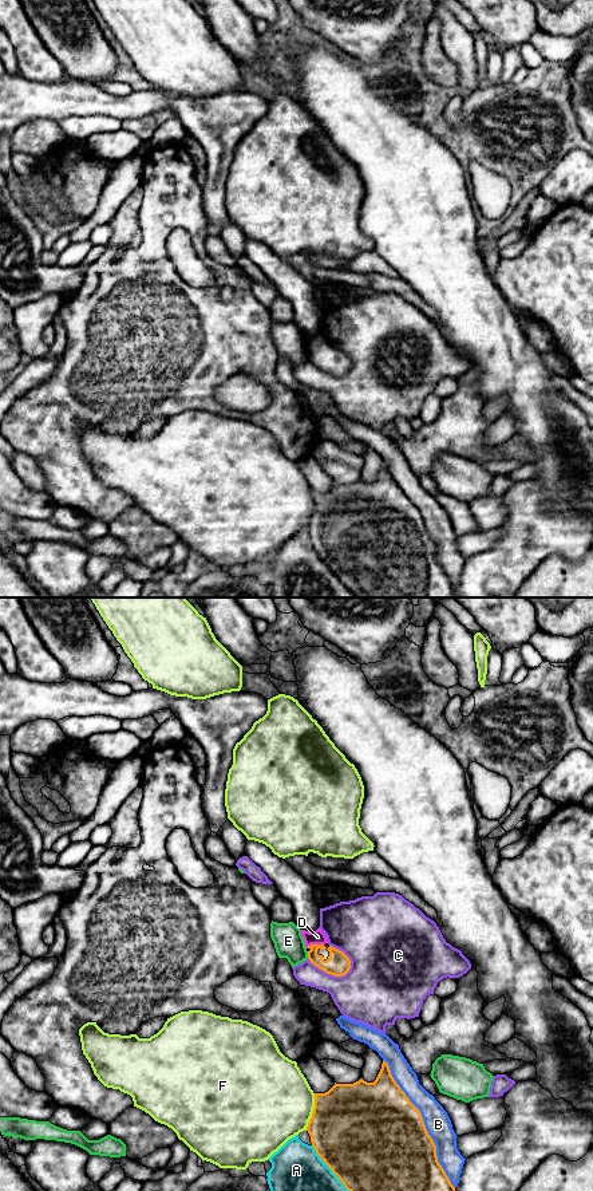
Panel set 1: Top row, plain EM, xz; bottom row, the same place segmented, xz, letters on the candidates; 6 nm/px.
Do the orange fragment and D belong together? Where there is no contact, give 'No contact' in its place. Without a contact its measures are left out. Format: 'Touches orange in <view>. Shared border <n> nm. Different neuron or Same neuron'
Touches orange in xz. Shared border 110 nm. Different neuron

